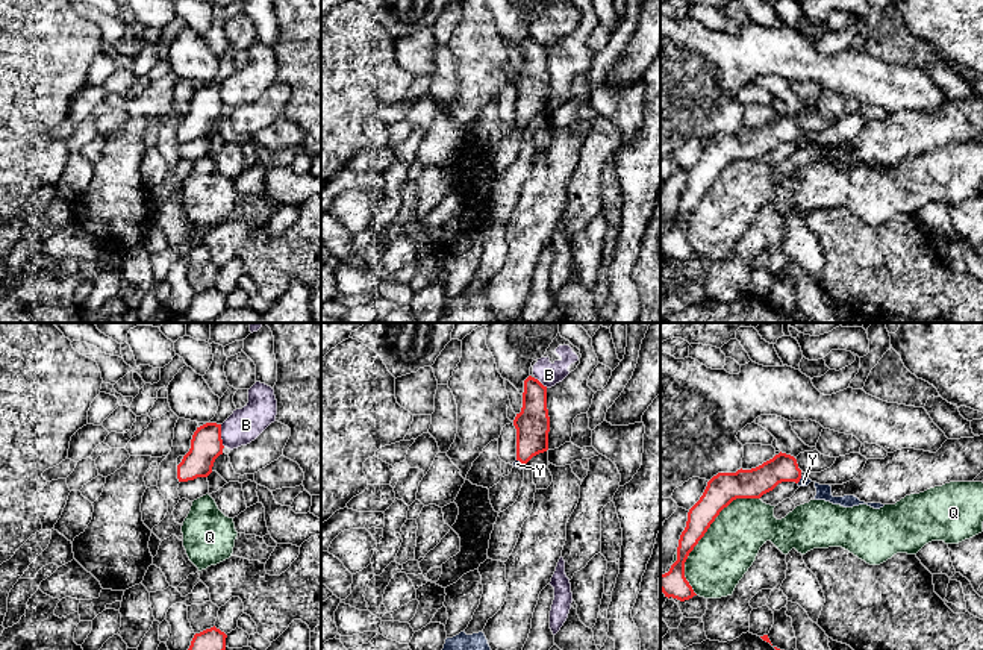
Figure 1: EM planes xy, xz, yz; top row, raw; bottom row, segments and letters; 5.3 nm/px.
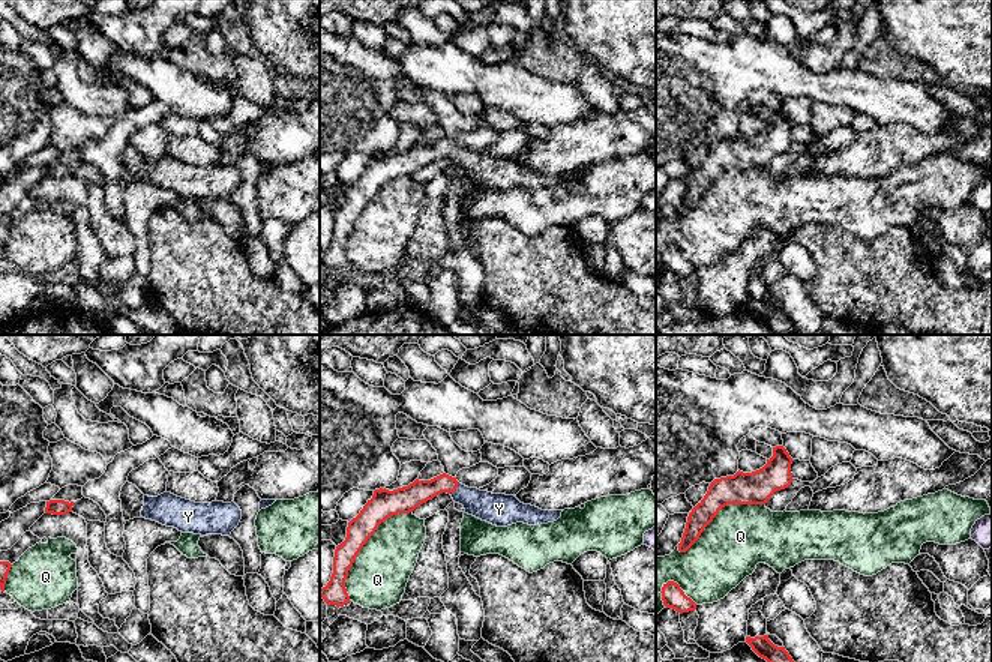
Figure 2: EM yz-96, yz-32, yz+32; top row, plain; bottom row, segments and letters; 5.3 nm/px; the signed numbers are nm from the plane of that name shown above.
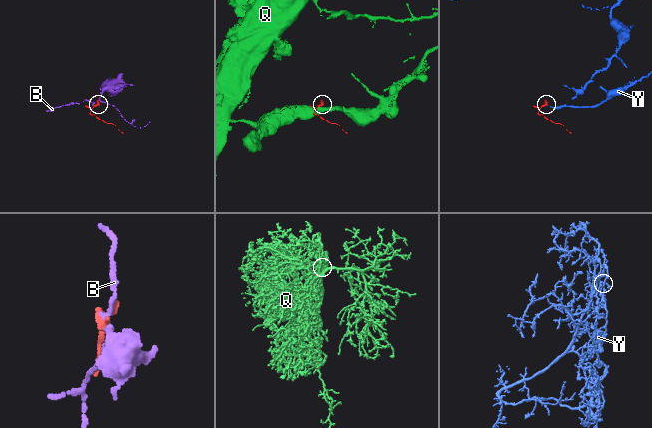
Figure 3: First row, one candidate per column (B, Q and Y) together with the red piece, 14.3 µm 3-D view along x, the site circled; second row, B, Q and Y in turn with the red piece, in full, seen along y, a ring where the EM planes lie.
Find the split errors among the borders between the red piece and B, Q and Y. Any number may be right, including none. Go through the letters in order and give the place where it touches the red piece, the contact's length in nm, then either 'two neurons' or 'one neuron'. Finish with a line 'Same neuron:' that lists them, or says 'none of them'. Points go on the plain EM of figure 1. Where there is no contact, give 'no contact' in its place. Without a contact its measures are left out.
B: xy (220, 96) | 120 nm | two neurons
Q: yz (705, 193) | 600 nm | two neurons
Y: xz (521, 123) | 50 nm | one neuron
Same neuron: Y

